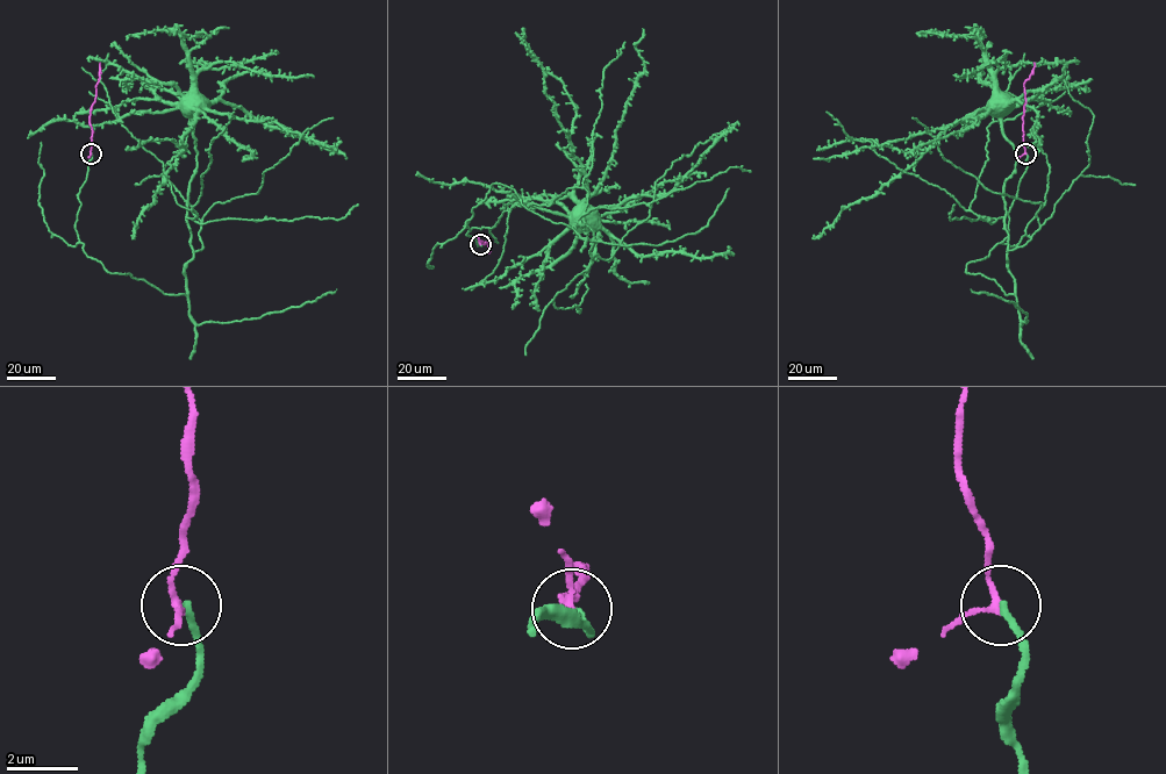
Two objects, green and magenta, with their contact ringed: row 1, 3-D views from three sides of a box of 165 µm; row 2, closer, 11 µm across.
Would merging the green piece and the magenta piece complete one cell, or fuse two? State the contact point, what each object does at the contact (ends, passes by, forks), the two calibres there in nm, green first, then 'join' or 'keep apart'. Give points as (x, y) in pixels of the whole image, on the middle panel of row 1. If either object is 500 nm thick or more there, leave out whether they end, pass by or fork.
place (480, 244); green ends; magenta passes by; calibres 200 and 170 nm; join

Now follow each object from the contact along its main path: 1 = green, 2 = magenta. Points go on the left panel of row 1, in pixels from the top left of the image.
1: (91, 153), (74, 227), (83, 250), (109, 272), (129, 273), (165, 294), (186, 295), (194, 112)
2: (91, 153), (90, 115), (100, 63)

